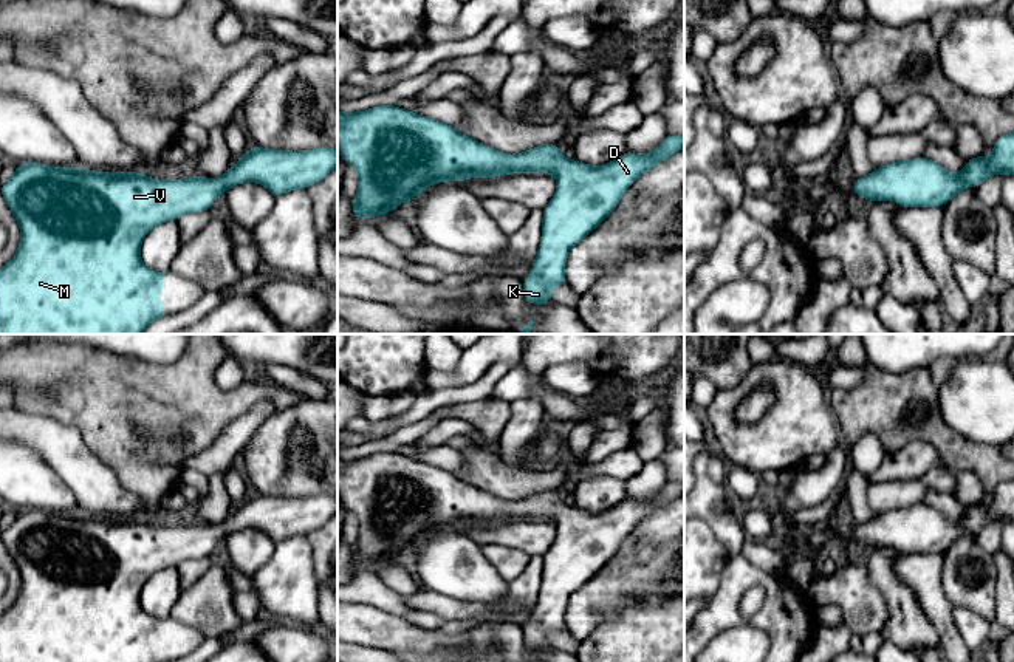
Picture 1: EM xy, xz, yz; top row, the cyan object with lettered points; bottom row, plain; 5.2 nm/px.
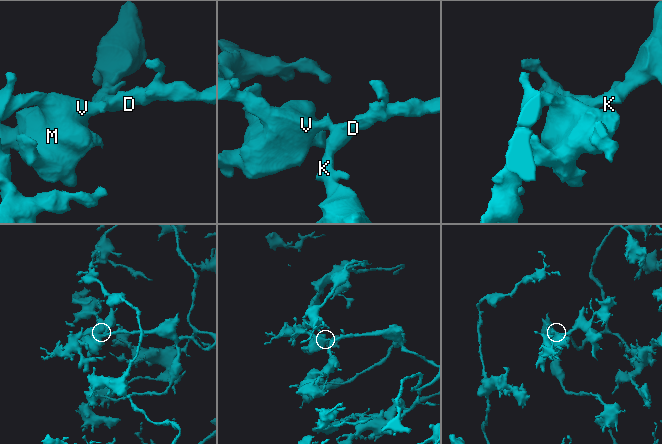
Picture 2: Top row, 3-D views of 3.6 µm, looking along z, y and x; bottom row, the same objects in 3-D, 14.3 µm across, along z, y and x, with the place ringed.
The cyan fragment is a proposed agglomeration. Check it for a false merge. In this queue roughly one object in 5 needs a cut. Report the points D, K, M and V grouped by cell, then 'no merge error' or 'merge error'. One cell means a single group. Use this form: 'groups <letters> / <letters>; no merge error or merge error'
groups D K M V; no merge error

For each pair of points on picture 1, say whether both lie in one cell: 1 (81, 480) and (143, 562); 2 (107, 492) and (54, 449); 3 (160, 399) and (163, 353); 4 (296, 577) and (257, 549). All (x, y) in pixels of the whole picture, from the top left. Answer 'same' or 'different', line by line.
1: different
2: same
3: different
4: different

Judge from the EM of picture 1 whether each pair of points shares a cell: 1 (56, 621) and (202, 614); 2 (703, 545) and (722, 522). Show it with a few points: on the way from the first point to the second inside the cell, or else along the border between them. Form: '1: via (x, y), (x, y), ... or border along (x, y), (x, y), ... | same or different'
1: border along (171, 616), (203, 633) | different
2: border along (700, 518), (728, 554) | different

